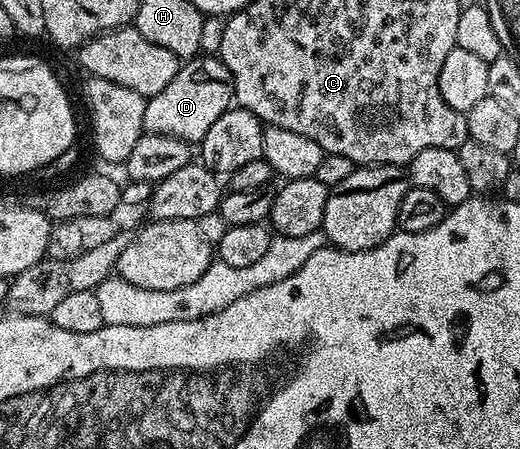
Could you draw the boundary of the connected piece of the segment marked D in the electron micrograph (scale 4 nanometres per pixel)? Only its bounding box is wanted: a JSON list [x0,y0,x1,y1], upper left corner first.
[144,56,234,144]

